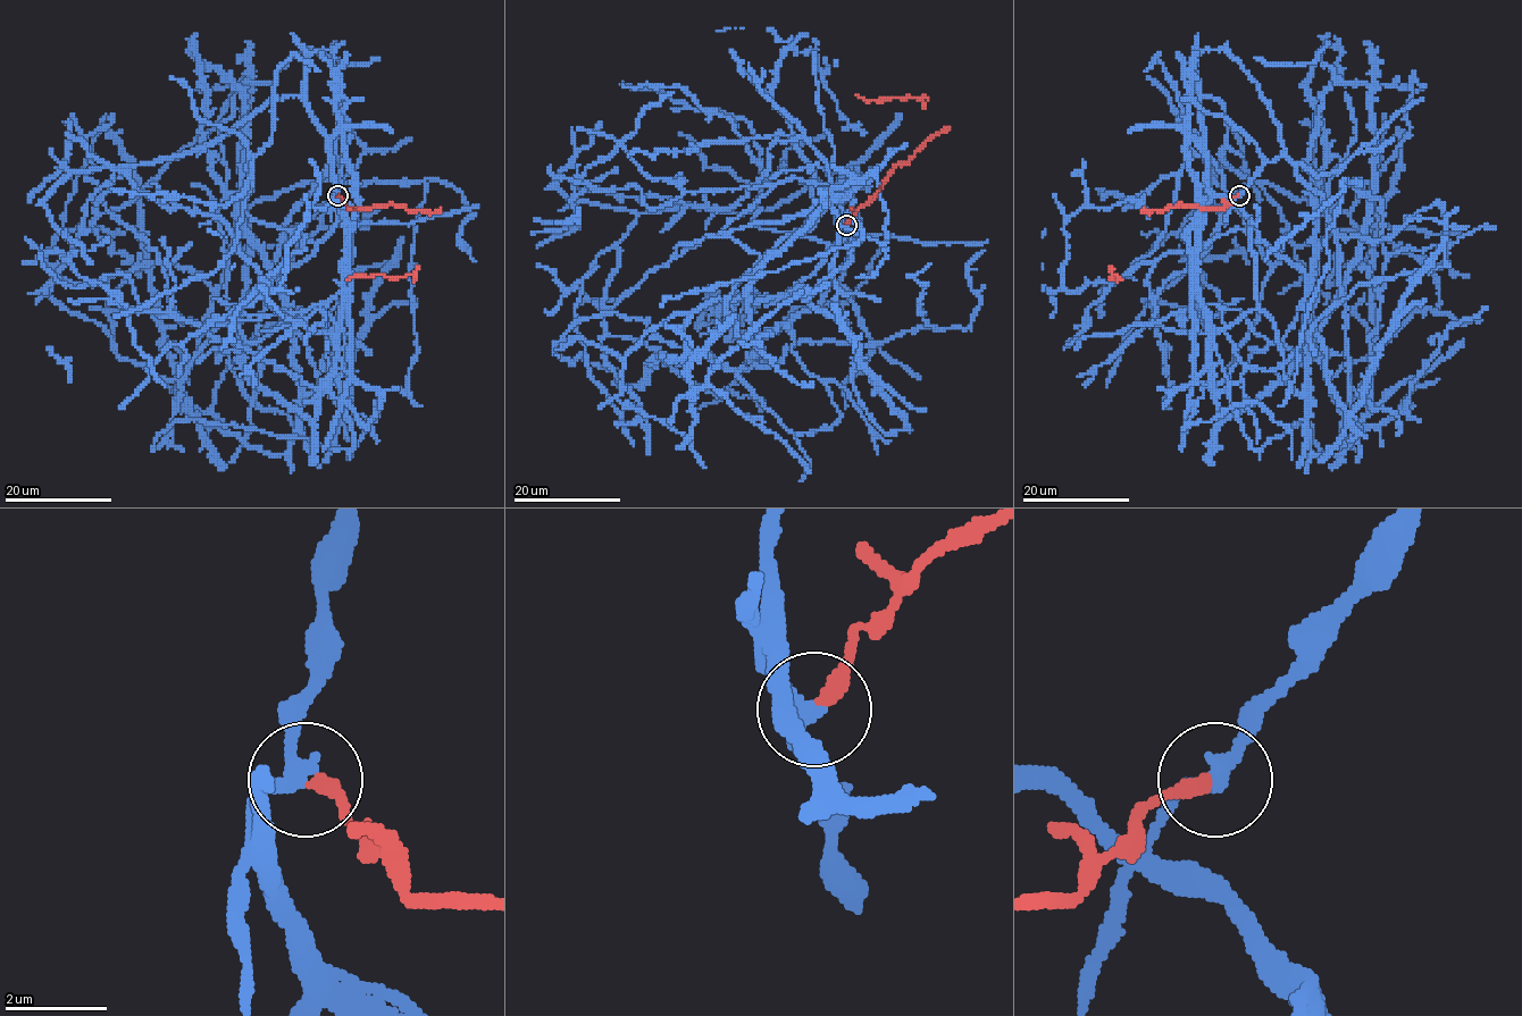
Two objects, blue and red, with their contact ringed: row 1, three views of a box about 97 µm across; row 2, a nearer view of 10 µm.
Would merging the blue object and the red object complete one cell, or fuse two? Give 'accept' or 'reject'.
reject

